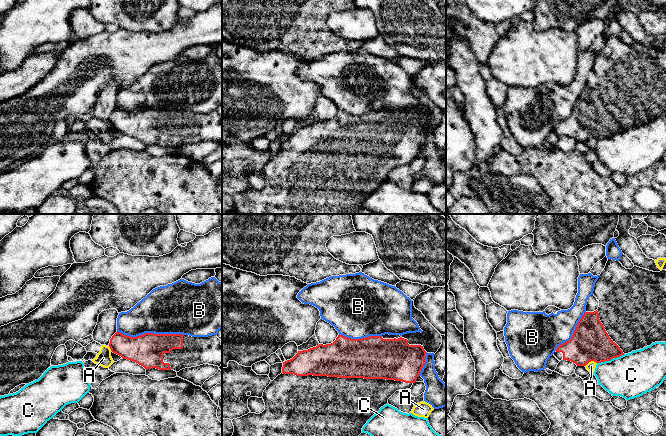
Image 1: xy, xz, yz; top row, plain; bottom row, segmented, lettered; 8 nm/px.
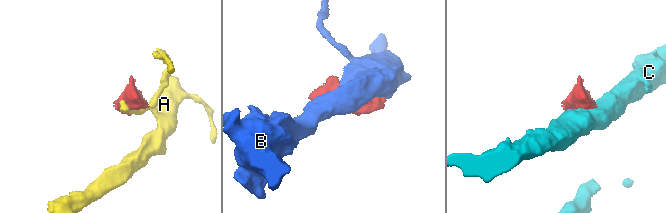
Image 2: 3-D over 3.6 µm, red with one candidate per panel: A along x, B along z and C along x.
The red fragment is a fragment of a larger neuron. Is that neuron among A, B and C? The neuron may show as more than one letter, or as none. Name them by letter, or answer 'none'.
none

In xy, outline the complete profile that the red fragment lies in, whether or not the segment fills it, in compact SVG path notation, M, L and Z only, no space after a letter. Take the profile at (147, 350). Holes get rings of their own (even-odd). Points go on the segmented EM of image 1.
M116 332L110 339L111 351L138 363L146 370L174 370L209 364L222 365L222 344L217 335L192 337L183 334L145 333L130 337Z

